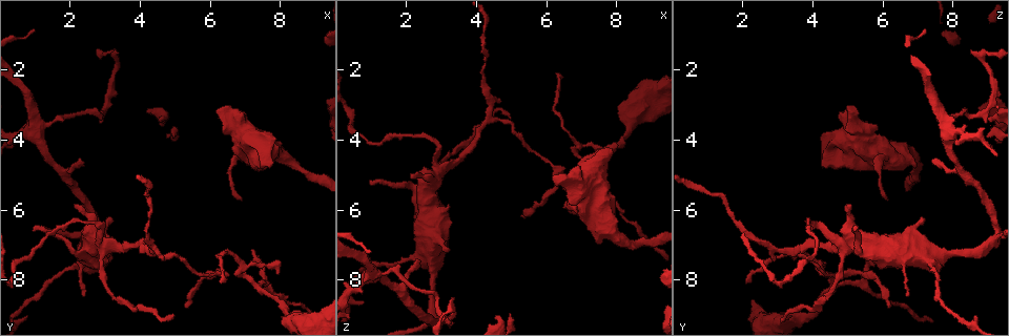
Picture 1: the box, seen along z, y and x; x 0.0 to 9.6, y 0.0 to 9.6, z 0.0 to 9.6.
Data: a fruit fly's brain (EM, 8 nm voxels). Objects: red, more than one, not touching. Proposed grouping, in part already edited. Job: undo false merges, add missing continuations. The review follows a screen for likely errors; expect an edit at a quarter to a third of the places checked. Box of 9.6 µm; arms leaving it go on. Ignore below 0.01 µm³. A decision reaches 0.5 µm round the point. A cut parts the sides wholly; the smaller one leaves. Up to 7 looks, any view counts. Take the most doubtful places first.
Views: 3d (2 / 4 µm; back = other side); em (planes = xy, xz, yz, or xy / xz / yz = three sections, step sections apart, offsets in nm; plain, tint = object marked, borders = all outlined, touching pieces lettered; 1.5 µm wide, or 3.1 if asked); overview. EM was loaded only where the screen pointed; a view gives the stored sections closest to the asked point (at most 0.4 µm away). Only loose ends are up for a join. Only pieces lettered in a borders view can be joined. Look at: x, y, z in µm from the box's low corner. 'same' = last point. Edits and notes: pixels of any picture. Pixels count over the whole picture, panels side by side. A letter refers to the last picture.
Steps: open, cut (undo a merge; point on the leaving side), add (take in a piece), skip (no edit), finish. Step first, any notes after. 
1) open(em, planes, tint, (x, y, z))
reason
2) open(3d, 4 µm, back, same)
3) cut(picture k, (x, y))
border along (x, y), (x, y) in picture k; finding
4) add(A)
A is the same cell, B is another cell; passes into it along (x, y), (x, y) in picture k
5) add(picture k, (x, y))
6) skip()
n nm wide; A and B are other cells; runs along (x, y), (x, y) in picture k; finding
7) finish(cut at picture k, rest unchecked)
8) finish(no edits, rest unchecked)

open(em, xy, step 4, borders, (6.15, 3.20, 5.05))
stops while still wide

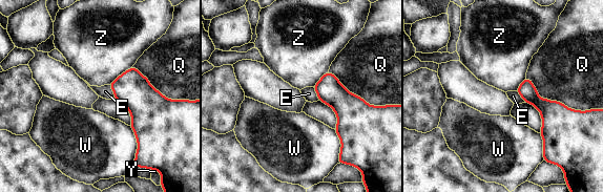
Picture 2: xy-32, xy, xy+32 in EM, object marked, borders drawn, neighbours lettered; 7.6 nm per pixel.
open(em, planes, borders, same)

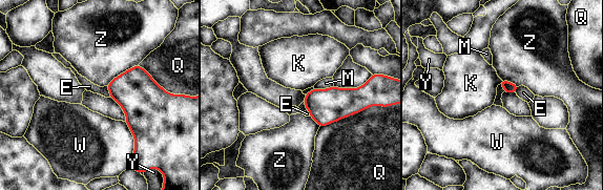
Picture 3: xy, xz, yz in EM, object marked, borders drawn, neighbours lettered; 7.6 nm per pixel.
skip()
Q touches over 440 nm; E, K, M, Q, W, Y and Z are other cells; no lettered piece goes on from it

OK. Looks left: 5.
open(em, xz, step 8, borders, (0.95, 6.60, 5.25))

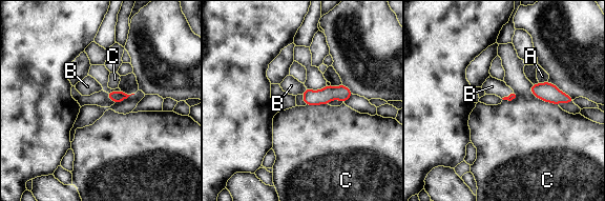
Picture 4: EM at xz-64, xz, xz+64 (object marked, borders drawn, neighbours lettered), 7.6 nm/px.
open(em, planes, borders, same)

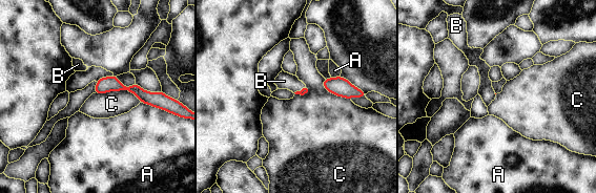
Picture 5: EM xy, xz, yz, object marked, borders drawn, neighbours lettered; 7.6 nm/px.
add(B)
B is the same cell, A and C are other cells; passes into it along (305, 90), (300, 90), (284, 81) in picture 5; it goes on there

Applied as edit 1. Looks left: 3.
open(em, planes, plain, (2.45, 8.50, 6.70))
free end

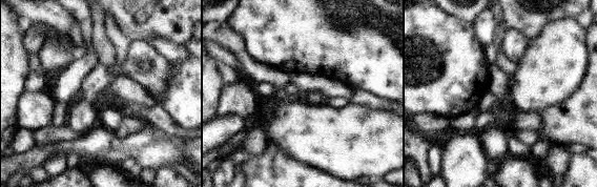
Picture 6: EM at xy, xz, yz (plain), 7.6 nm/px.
open(em, planes, borders, same)
see the neighbours

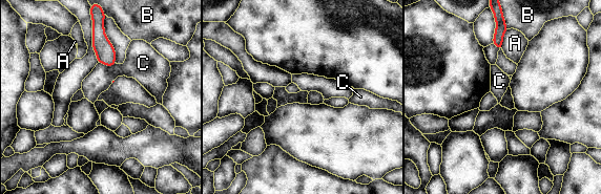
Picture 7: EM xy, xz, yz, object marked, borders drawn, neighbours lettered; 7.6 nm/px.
skip()
A touches over 160 nm; A, B and C are other cells; none of them fits

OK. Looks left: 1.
finish(add at picture 5, rest unchecked)

